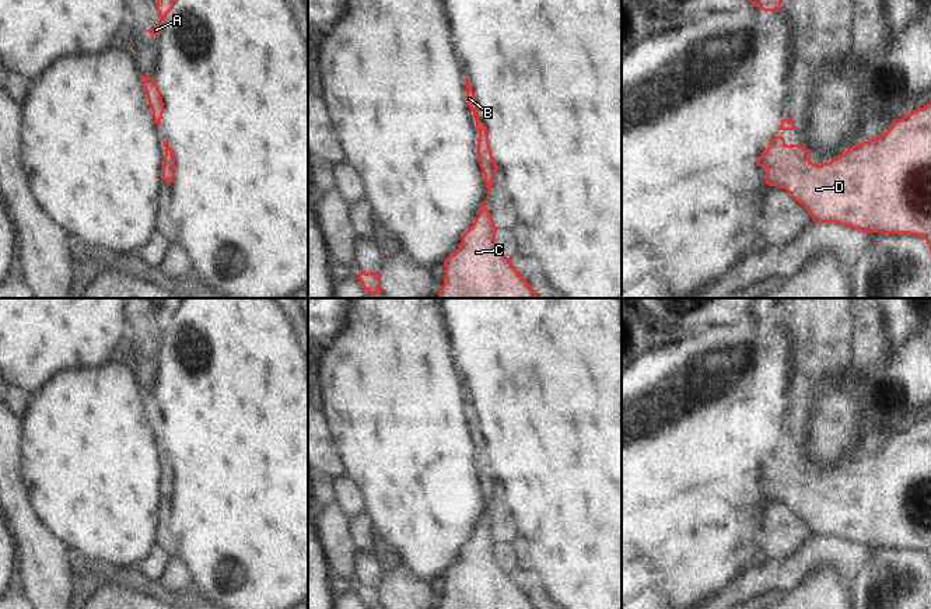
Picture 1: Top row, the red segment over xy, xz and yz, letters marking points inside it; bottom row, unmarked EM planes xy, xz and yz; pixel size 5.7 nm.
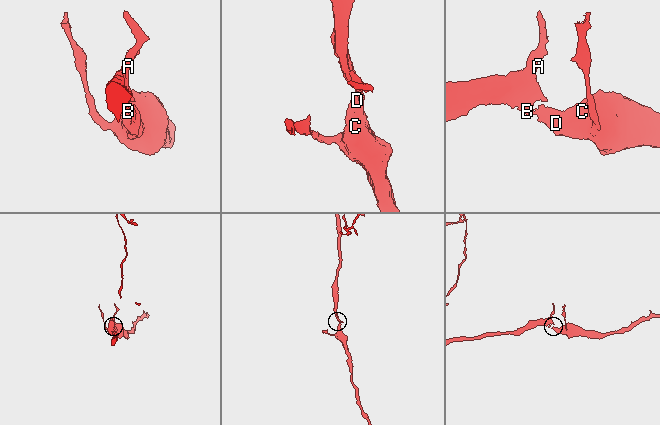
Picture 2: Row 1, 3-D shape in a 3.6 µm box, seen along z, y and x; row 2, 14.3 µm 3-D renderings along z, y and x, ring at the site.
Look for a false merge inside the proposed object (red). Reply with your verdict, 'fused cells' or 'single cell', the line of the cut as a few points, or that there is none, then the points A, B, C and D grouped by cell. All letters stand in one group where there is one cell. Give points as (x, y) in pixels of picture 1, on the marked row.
single cell | no cut | A B C D

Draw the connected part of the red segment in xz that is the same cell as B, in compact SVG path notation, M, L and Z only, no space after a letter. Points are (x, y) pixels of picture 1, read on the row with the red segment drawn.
M466 76L465 85L466 85L466 101L468 101L470 111L473 112L473 118L476 120L476 130L479 132L477 155L480 161L480 168L484 174L484 182L487 186L487 197L489 197L491 186L494 183L494 176L498 169L498 165L496 164L494 157L491 154L491 148L489 144L489 132L484 123L479 120L477 101L476 101L476 97L475 97L475 92L472 90L468 76Z

